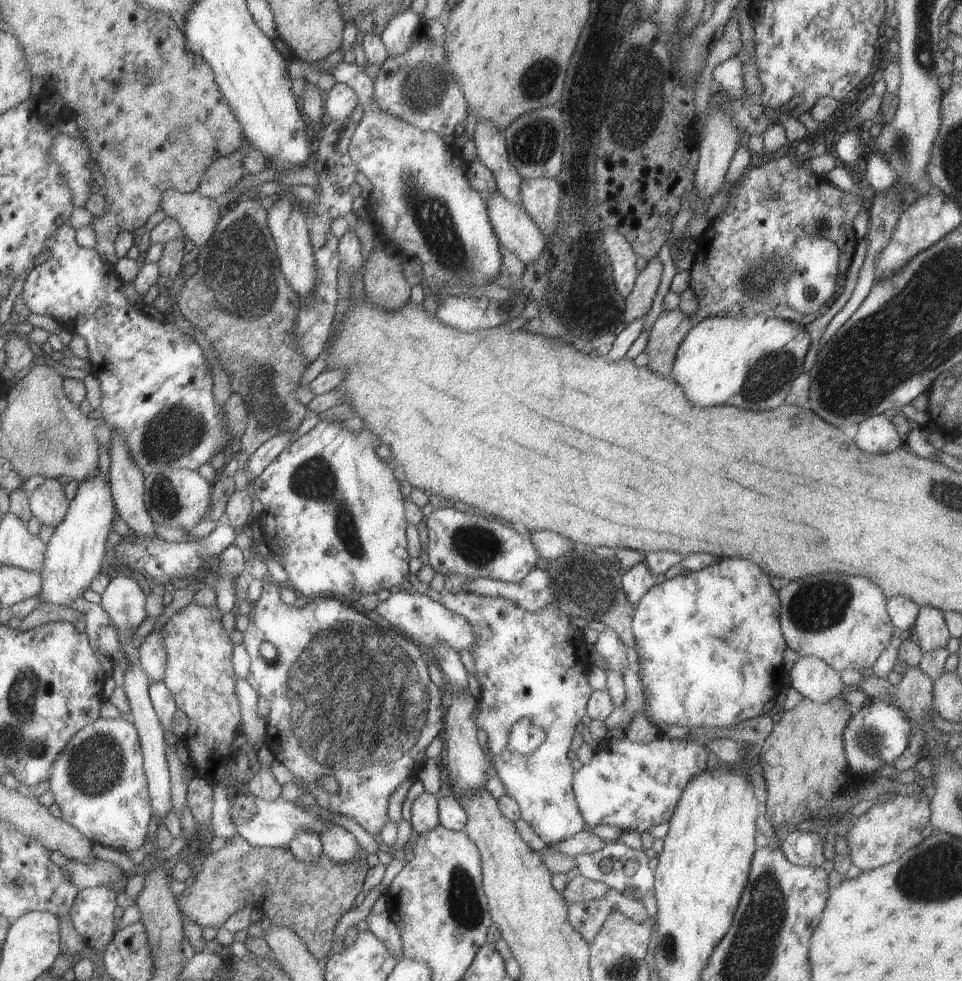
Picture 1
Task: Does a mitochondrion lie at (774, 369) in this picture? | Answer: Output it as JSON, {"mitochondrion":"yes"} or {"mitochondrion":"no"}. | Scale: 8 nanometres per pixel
{"mitochondrion":"yes"}

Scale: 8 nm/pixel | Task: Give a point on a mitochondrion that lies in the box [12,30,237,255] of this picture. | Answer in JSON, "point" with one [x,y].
{"point":[182,127]}

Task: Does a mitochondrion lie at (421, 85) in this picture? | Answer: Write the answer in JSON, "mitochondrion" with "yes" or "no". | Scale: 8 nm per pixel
{"mitochondrion":"yes"}

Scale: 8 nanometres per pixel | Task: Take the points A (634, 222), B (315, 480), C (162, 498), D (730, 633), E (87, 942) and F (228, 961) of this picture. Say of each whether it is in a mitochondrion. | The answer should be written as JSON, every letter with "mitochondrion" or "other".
{"A":"other","B":"mitochondrion","C":"mitochondrion","D":"mitochondrion","E":"other","F":"other"}

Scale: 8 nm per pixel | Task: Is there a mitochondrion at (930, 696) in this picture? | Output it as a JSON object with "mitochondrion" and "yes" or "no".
{"mitochondrion":"no"}

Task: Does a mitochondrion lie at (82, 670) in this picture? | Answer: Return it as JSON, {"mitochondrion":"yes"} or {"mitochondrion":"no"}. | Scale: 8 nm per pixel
{"mitochondrion":"no"}

